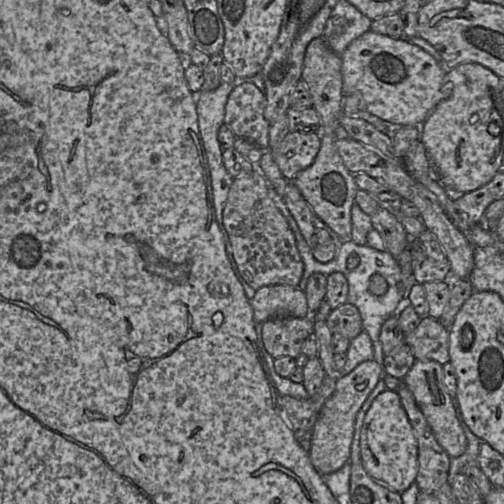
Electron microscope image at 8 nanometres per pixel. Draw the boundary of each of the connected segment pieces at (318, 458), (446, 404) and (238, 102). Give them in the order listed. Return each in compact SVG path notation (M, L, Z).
M375 359L362 362L350 373L338 376L333 394L317 417L308 451L312 465L321 475L336 472L350 463L357 413L382 377L383 367Z
M415 360L402 381L412 392L440 446L451 458L462 455L467 447L467 439L457 419L452 398L443 382L443 366L433 360Z
M251 81L235 86L229 94L224 124L236 137L243 137L269 150L269 123L264 117L266 98Z

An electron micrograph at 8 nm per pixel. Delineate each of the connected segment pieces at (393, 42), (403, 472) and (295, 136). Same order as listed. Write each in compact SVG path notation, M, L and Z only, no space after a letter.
M371 30L350 43L341 55L343 94L358 97L358 109L366 111L393 125L421 126L433 109L451 95L453 84L444 84L446 68L428 52L406 38L392 38Z
M386 388L372 402L360 432L361 463L368 474L389 489L402 493L418 472L418 447L413 428L397 391Z
M290 132L284 139L271 151L272 158L278 166L281 174L292 181L302 170L306 169L314 162L321 147L321 134Z

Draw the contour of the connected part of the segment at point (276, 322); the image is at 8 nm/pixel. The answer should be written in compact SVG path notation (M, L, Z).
M311 316L275 317L260 324L264 351L274 359L282 356L297 358L301 354L304 340L313 333Z

